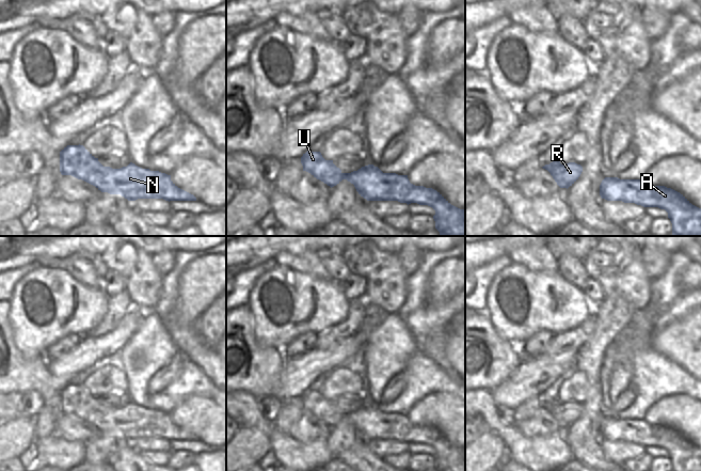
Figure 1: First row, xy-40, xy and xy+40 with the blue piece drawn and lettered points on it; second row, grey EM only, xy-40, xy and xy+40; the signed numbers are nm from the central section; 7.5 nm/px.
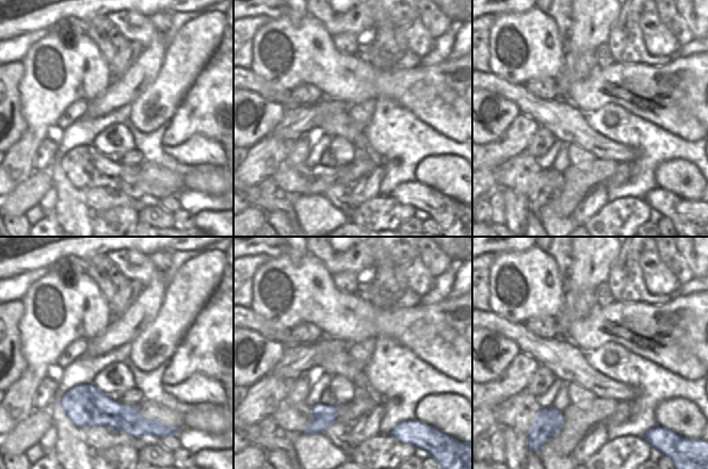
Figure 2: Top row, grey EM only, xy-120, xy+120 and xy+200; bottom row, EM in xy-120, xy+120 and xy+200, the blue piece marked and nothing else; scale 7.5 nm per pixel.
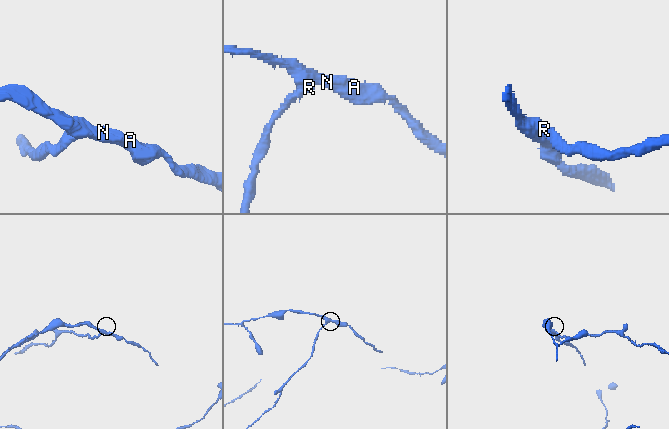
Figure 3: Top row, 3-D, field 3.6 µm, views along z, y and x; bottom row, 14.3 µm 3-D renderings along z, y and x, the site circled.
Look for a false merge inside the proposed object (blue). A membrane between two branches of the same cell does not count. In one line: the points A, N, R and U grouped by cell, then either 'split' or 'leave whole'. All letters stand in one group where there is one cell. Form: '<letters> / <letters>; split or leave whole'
A N U / R; split

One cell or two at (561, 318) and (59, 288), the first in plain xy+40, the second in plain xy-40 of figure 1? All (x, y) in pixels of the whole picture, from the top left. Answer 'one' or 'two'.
one

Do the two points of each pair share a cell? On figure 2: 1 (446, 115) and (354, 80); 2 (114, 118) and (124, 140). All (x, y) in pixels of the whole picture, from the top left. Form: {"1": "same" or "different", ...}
{"1": "same", "2": "different"}

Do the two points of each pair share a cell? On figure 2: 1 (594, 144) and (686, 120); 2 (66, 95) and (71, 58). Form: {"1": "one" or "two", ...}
{"1": "two", "2": "one"}

